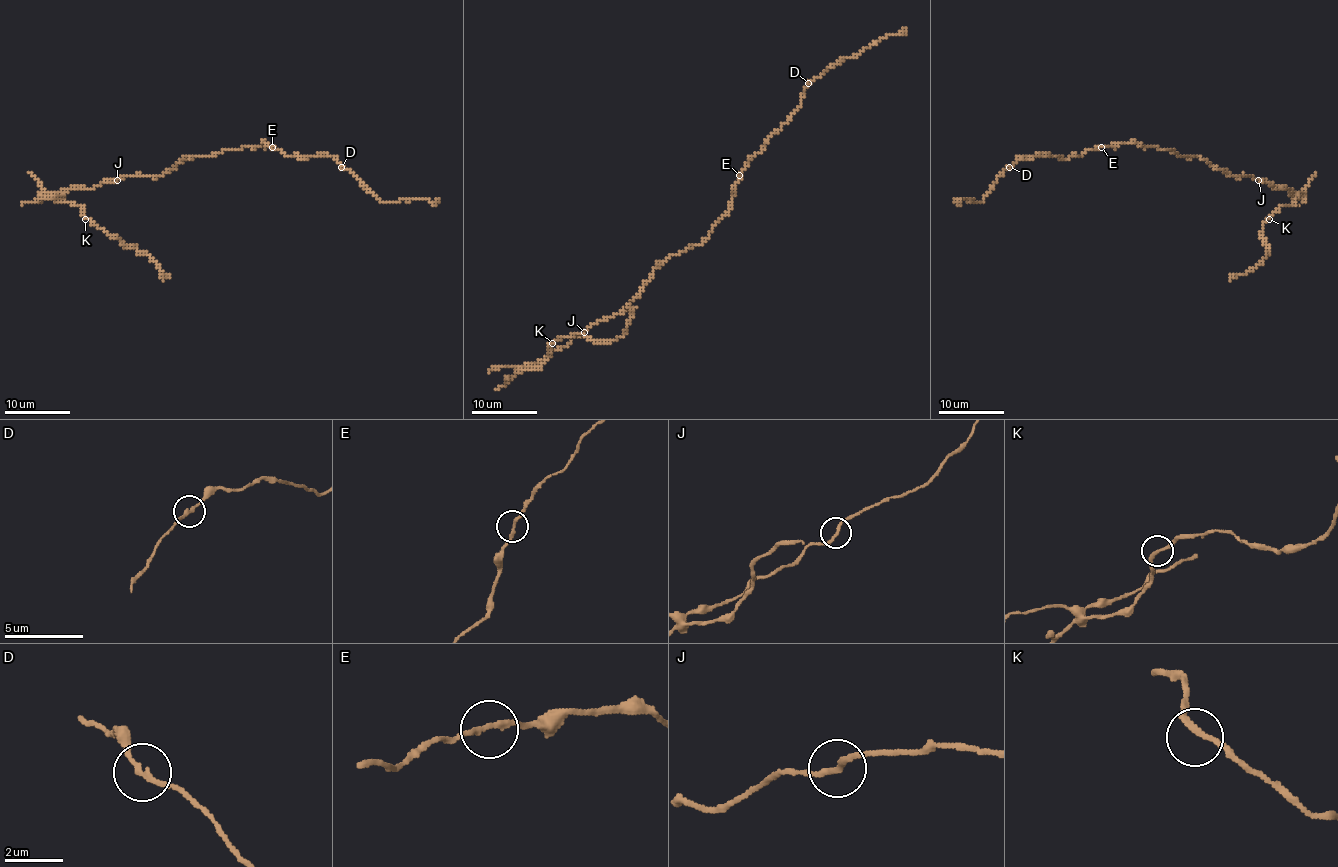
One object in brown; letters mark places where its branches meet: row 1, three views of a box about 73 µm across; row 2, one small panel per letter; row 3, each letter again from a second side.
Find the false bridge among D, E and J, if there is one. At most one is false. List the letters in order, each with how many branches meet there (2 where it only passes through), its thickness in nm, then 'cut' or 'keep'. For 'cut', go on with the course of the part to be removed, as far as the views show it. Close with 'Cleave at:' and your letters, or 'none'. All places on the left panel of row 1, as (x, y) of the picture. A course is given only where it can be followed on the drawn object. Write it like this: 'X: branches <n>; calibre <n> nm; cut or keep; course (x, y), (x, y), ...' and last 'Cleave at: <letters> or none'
D: branches 2; calibre 180 nm; keep
E: branches 2; calibre 190 nm; keep
J: branches 2; calibre 200 nm; cut; course (118, 180), (55, 196), (80, 205), (83, 214), (113, 237), (151, 257), (164, 274), (159, 277)
Cleave at: J

